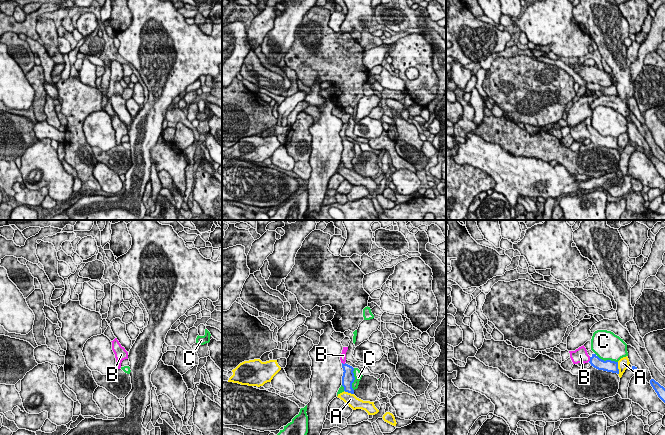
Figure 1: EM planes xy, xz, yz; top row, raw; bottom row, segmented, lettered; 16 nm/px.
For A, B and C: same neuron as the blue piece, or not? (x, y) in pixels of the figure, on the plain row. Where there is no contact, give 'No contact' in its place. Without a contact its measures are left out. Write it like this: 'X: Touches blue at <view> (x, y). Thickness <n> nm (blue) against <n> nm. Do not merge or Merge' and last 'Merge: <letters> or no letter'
A: Touches blue at yz (617, 144). Thickness 190 nm (blue) against 180 nm. Do not merge
B: Touches blue at yz (590, 135). Thickness 180 nm (blue) against 240 nm. Merge
C: Touches blue at xz (354, 155). Thickness 200 nm (blue) against 130 nm. Do not merge
Merge: B

